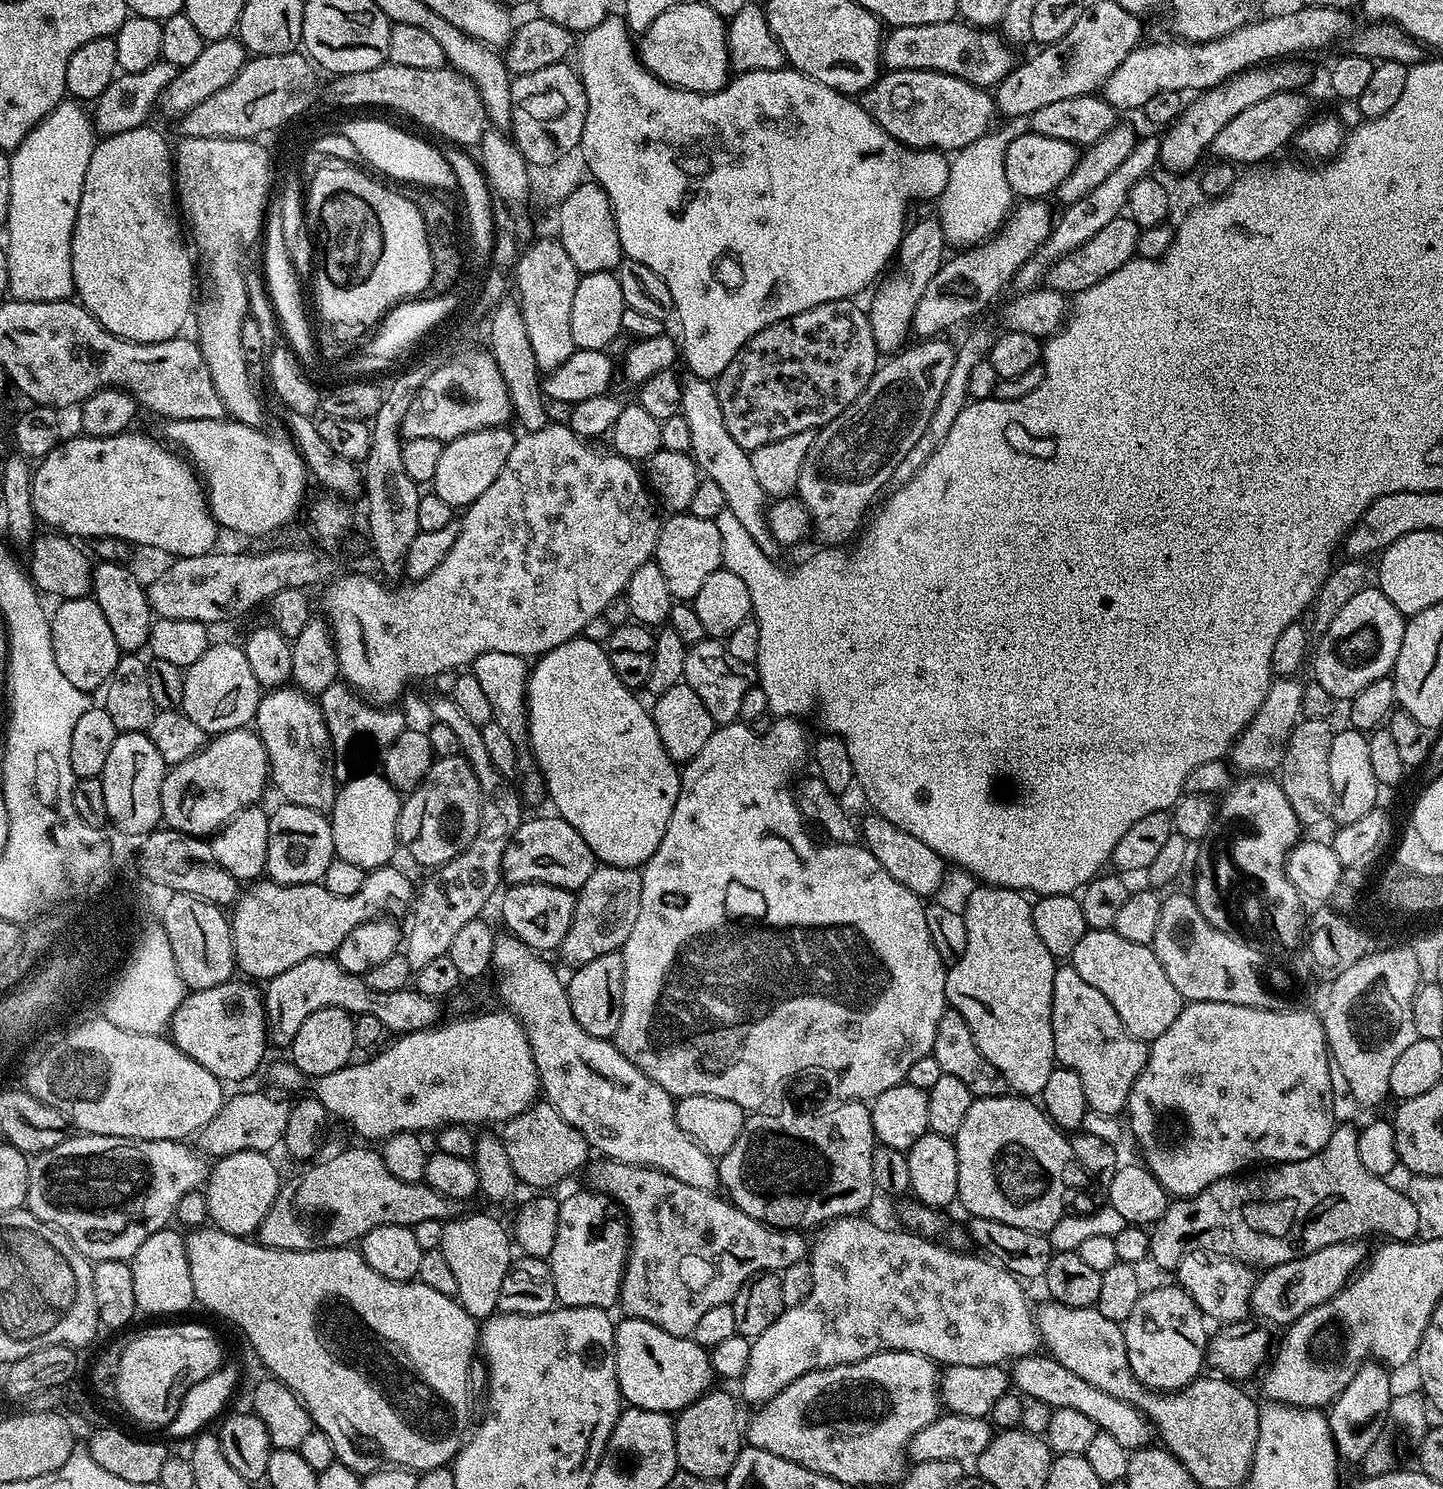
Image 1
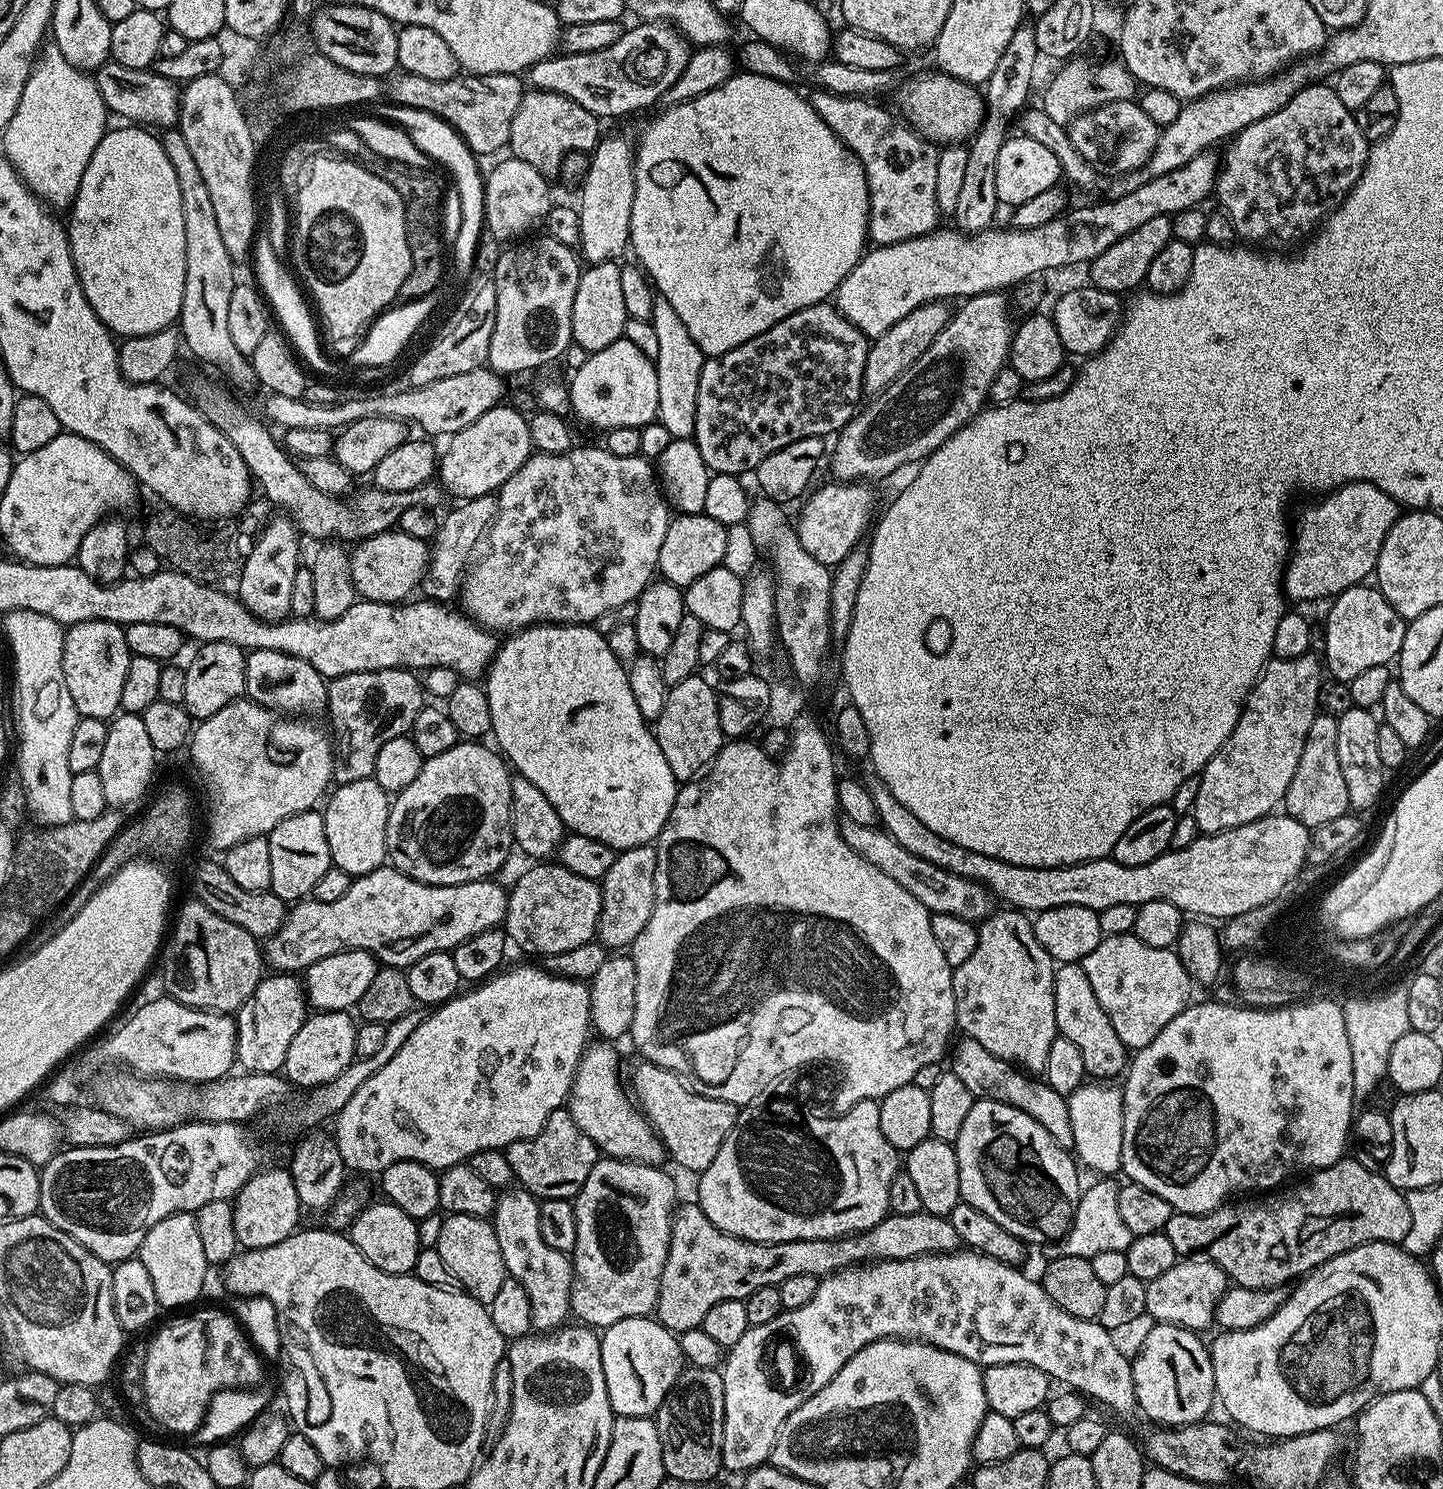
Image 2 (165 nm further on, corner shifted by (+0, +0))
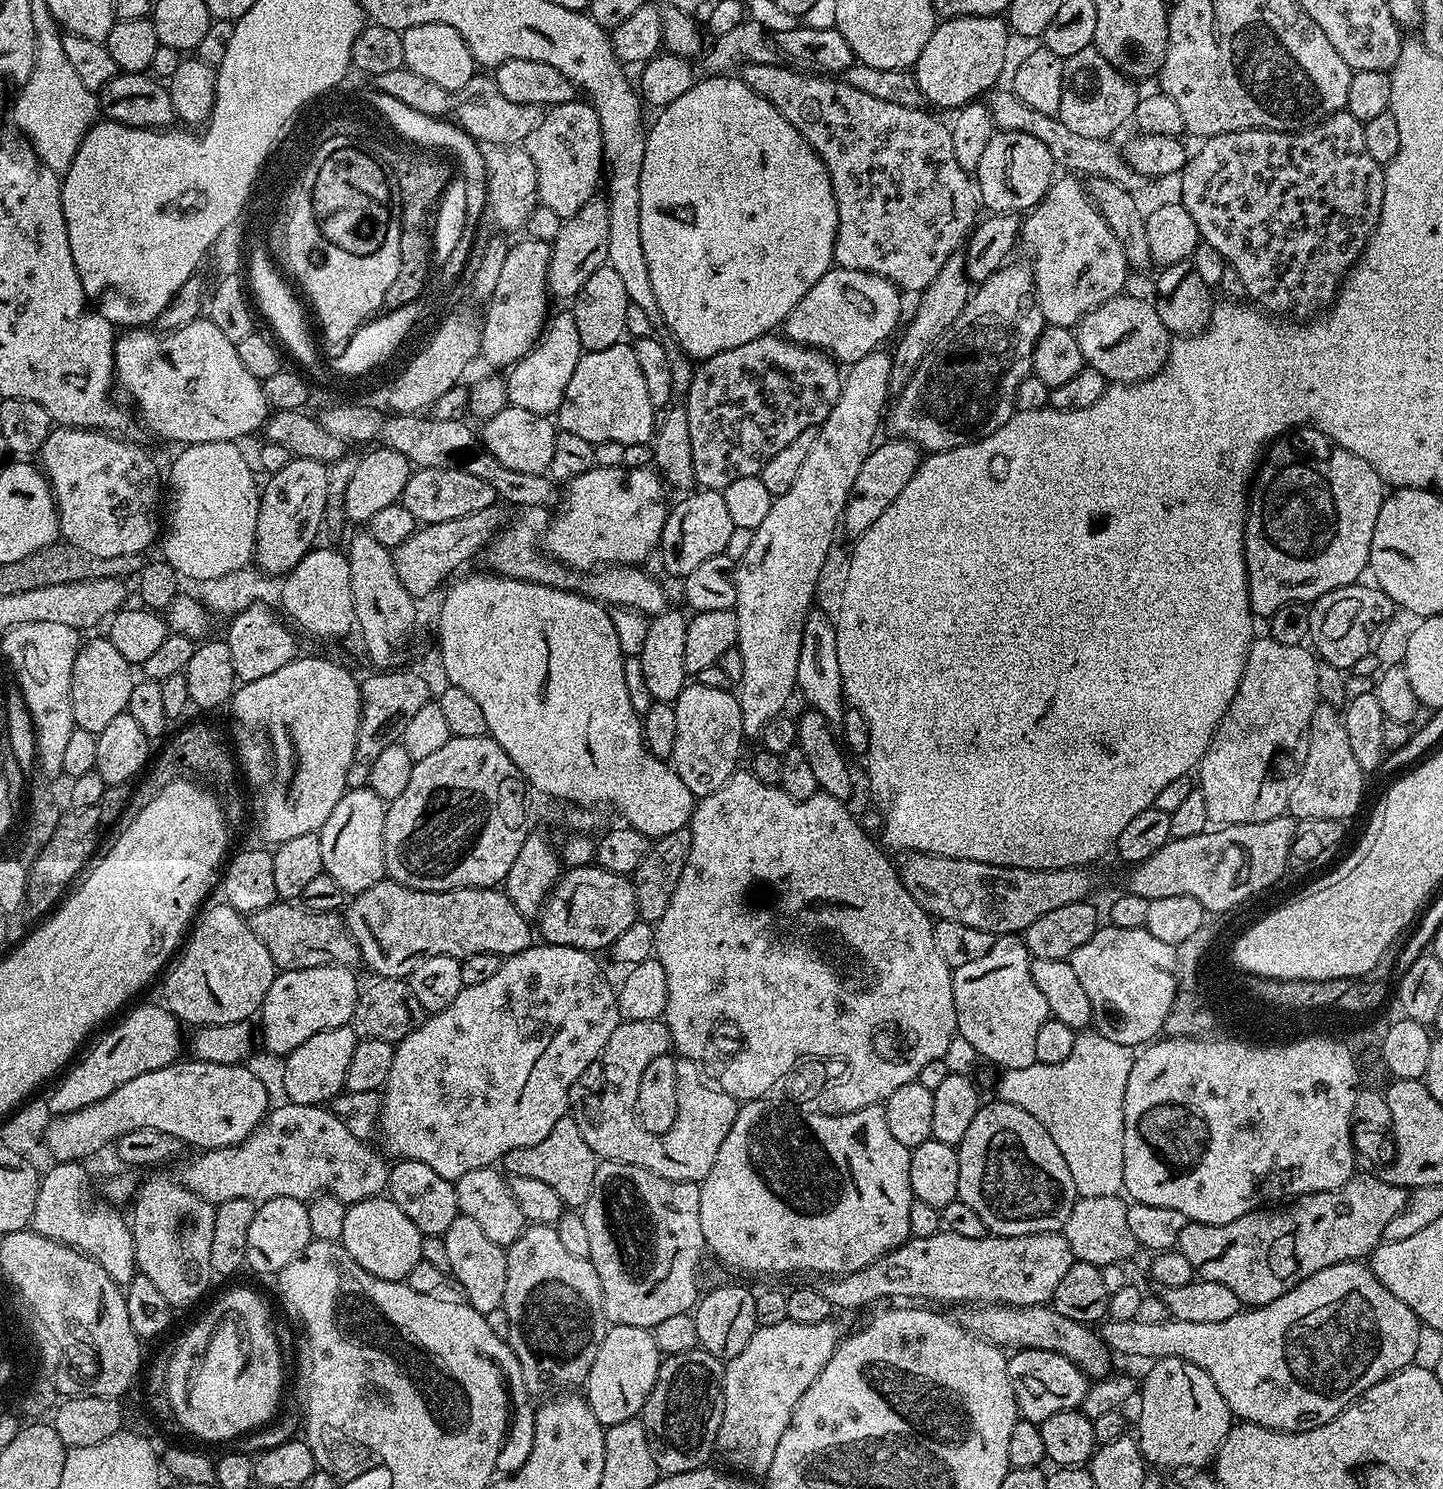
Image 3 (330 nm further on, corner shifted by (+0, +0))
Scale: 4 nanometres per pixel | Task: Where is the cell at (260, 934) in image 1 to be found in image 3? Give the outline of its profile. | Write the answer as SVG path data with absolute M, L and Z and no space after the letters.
M385 878L370 890L355 893L342 915L348 933L360 948L361 961L368 963L376 976L407 978L418 962L431 956L517 956L534 943L529 917L523 916L499 887L423 892Z

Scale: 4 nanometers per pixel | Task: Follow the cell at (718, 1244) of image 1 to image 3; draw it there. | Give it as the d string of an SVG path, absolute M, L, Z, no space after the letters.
M939 1230L930 1237L911 1237L904 1243L897 1246L892 1252L886 1253L885 1256L879 1256L874 1262L870 1262L868 1266L862 1266L862 1270L854 1270L848 1272L844 1276L826 1276L819 1281L818 1287L820 1292L826 1298L826 1302L830 1302L833 1309L840 1308L860 1308L866 1304L872 1303L874 1300L884 1300L880 1302L888 1302L891 1296L901 1296L904 1302L932 1302L928 1300L937 1300L940 1304L956 1304L955 1306L983 1306L985 1304L1007 1304L1014 1308L1025 1308L1026 1306L1034 1306L1035 1304L1047 1305L1051 1301L1052 1295L1058 1287L1058 1282L1065 1277L1066 1272L1070 1270L1074 1263L1074 1257L1071 1252L1070 1242L1060 1232L1039 1232L1038 1234L1026 1234L1025 1236L998 1236L989 1234L980 1240L978 1238L962 1238L958 1234L950 1234L943 1230Z

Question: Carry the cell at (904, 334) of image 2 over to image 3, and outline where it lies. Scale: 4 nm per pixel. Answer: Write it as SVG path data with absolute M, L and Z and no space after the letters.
M877 350L858 358L858 362L847 365L842 376L840 393L830 410L830 414L816 428L816 437L810 451L802 461L790 490L775 497L766 513L762 526L752 529L752 541L746 554L735 561L736 607L738 618L738 638L736 643L742 654L742 678L739 681L738 699L742 710L742 726L745 737L759 737L764 728L773 723L785 711L784 708L797 691L798 654L802 646L804 620L813 611L812 595L816 592L816 583L820 580L820 571L828 560L828 551L832 548L832 535L841 527L844 507L856 487L858 470L862 462L871 454L877 443L876 431L882 428L882 419L886 414L886 403L890 393L891 355L887 351Z

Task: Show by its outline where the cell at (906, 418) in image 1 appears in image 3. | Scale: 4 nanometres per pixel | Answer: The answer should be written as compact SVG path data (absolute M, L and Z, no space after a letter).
M1013 262L1005 263L997 272L991 272L990 275L978 285L975 291L969 295L966 306L962 310L962 314L958 314L958 318L954 318L954 322L948 327L946 334L942 334L942 338L938 338L938 342L926 354L926 358L922 358L922 362L918 362L918 370L914 370L910 382L906 382L906 386L901 392L895 393L894 399L891 401L890 407L886 412L886 424L887 427L888 424L892 427L891 435L893 437L908 440L925 453L931 454L934 452L945 452L946 450L957 448L963 444L970 444L973 440L981 440L982 437L994 434L994 430L1004 428L1010 423L1016 412L1018 386L1022 386L1024 379L1032 375L1032 355L1034 354L1034 346L1038 342L1042 330L1046 327L1046 321L1040 309L1040 304L1036 301L1036 289L1032 283L1031 267L1029 267L1027 263L1012 263Z

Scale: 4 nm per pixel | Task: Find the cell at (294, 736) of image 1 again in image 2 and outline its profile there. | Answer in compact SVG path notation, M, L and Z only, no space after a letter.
M254 648L245 655L244 692L247 699L255 704L263 704L273 710L283 710L288 714L323 713L328 707L326 678L318 674L318 670L310 666L310 662L302 662L302 658L294 658L294 654L282 654L278 650Z

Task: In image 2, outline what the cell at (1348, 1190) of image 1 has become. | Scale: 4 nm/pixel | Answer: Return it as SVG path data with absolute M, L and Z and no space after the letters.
M1345 1158L1334 1162L1334 1166L1311 1173L1305 1180L1308 1180L1305 1184L1293 1183L1288 1186L1293 1188L1285 1187L1275 1194L1257 1195L1260 1196L1257 1200L1244 1200L1241 1204L1225 1202L1205 1216L1176 1212L1170 1222L1166 1222L1163 1231L1174 1245L1177 1257L1206 1254L1207 1259L1216 1263L1233 1285L1241 1288L1278 1288L1287 1285L1287 1280L1295 1281L1303 1277L1330 1258L1346 1250L1354 1250L1354 1246L1375 1240L1400 1244L1410 1231L1410 1207L1405 1193L1395 1188L1377 1169L1375 1172L1356 1160Z

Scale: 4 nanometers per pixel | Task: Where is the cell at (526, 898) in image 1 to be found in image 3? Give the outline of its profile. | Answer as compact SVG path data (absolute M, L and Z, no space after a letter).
M599 866L567 869L557 880L547 900L540 906L538 936L543 943L558 946L574 946L583 952L599 953L599 948L611 949L619 935L623 934L638 919L636 911L636 891L628 876L620 876Z

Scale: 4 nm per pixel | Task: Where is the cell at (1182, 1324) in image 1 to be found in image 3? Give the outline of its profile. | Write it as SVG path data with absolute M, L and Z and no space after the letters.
M1163 1356L1149 1368L1152 1369L1145 1374L1144 1380L1142 1376L1142 1383L1138 1388L1138 1401L1140 1400L1138 1443L1145 1461L1153 1469L1156 1467L1169 1468L1169 1470L1204 1468L1211 1465L1234 1423L1233 1414L1226 1406L1226 1398L1222 1398L1222 1394L1218 1394L1218 1386L1214 1386L1214 1378L1210 1378L1206 1370L1194 1366L1194 1362L1186 1362L1183 1358L1173 1356Z

